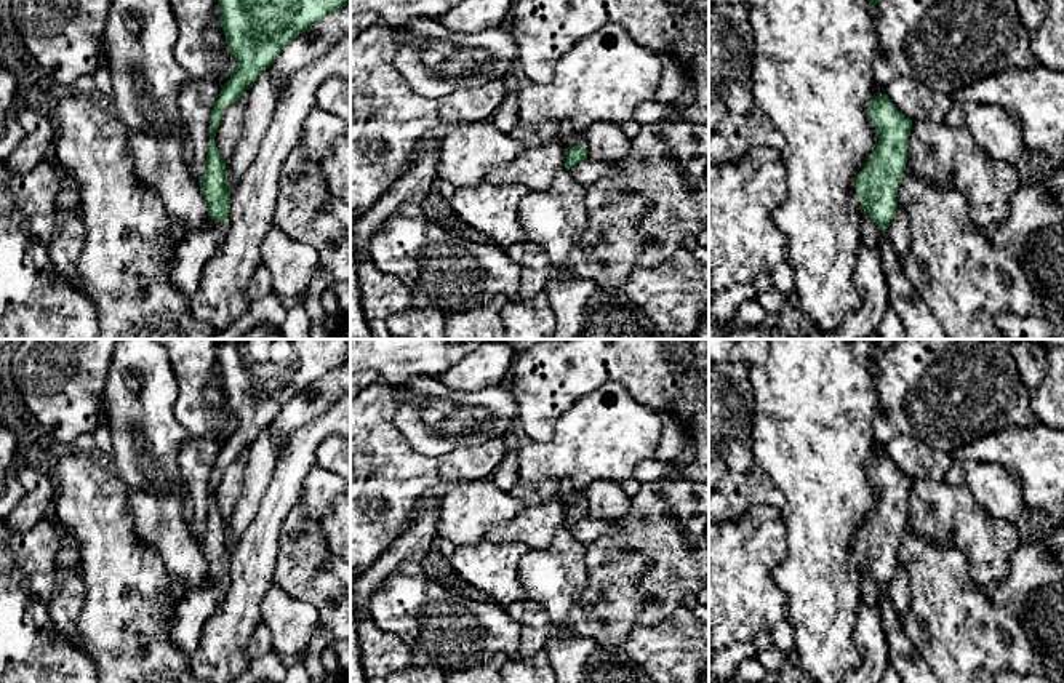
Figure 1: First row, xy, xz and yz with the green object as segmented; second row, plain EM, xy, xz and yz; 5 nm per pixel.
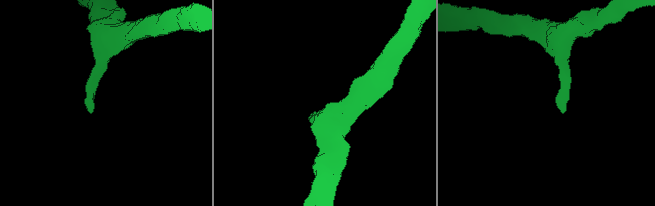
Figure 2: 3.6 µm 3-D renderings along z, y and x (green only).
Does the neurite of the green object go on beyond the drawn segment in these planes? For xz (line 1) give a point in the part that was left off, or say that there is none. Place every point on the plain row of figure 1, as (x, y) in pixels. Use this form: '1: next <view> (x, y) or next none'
1: next xz (568, 493)

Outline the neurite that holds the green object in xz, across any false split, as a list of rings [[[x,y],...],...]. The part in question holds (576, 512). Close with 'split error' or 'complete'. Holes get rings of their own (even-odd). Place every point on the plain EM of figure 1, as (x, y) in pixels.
[[[560,480],[557,497],[568,507],[565,518],[566,526],[571,526],[587,517],[584,493],[571,481]]]; split error

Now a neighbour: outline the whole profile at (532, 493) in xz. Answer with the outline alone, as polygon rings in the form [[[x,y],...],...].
[[[542,480],[523,483],[518,481],[512,489],[510,496],[523,501],[526,505],[541,504],[550,497],[555,497],[558,493],[560,480]]]

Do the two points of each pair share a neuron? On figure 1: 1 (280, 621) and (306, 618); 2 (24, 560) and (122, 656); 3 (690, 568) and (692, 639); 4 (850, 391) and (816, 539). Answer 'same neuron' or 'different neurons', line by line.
1: same neuron
2: different neurons
3: different neurons
4: same neuron

